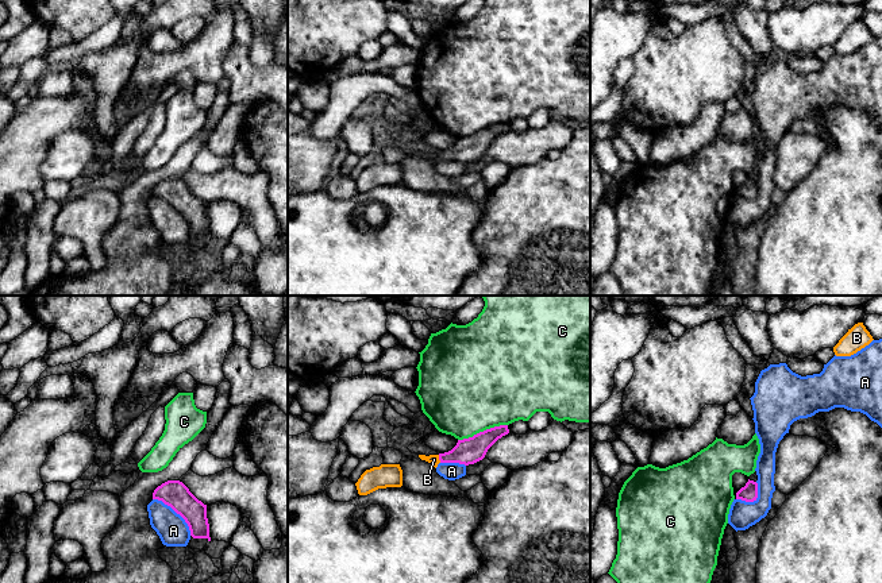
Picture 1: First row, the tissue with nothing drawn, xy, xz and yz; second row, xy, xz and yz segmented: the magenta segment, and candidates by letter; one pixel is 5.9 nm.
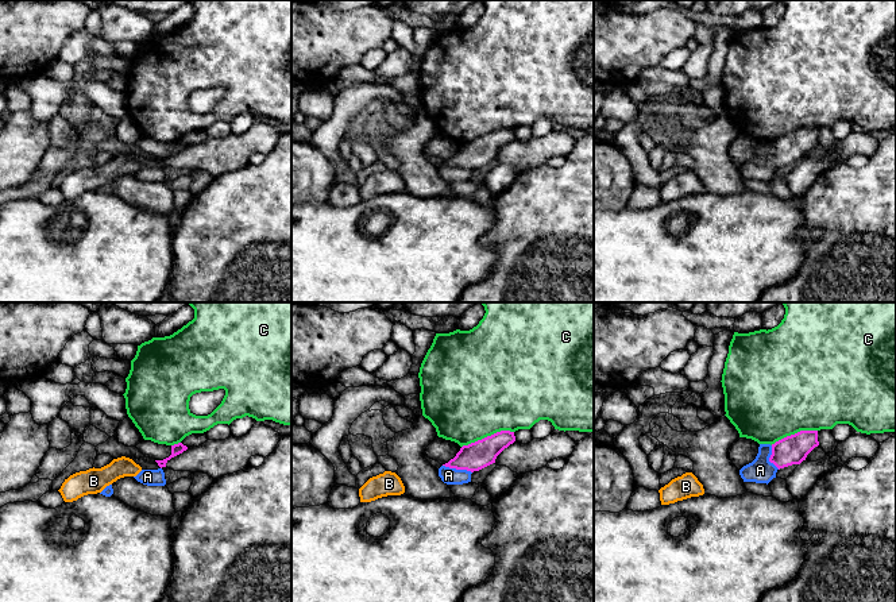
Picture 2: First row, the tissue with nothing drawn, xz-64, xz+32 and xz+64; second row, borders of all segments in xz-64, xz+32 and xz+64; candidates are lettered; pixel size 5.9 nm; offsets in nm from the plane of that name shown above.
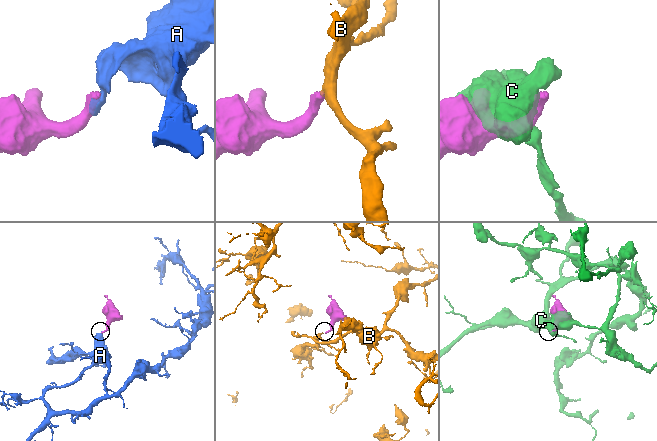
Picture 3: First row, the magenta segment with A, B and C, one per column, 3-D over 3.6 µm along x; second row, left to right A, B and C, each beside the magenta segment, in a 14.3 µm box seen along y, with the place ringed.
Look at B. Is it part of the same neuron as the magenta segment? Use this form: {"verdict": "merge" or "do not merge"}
{"verdict": "merge"}

